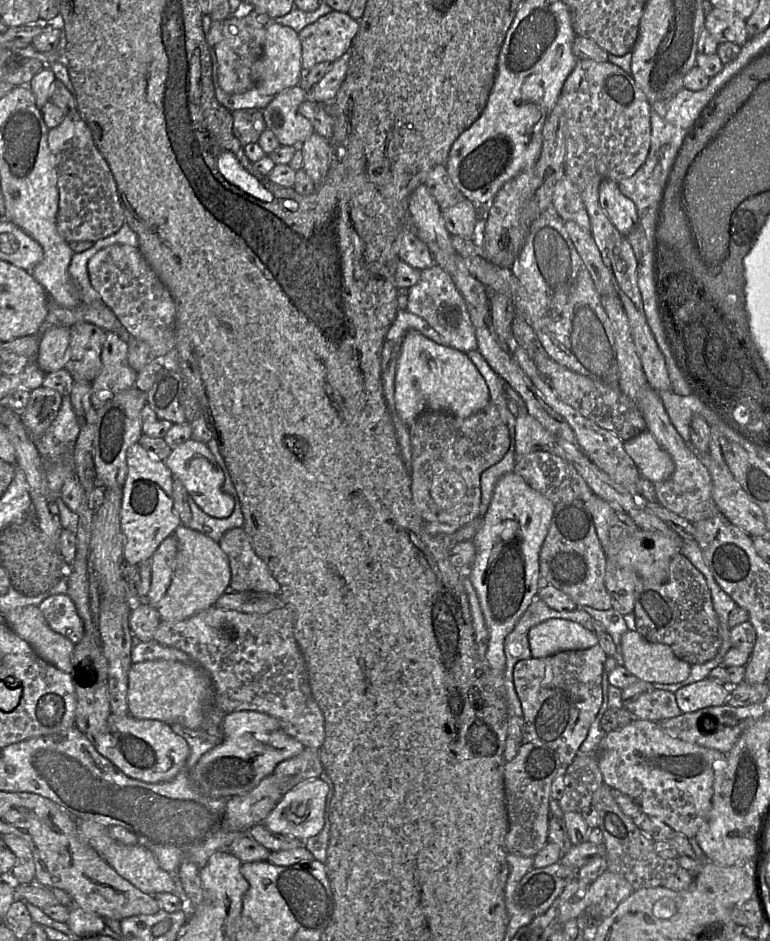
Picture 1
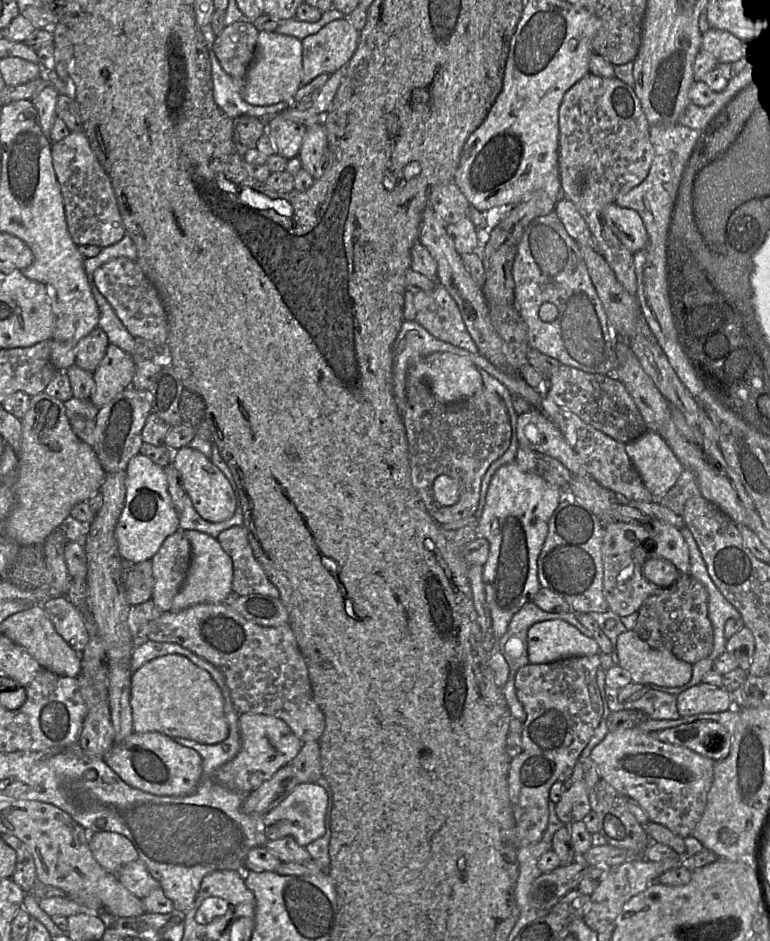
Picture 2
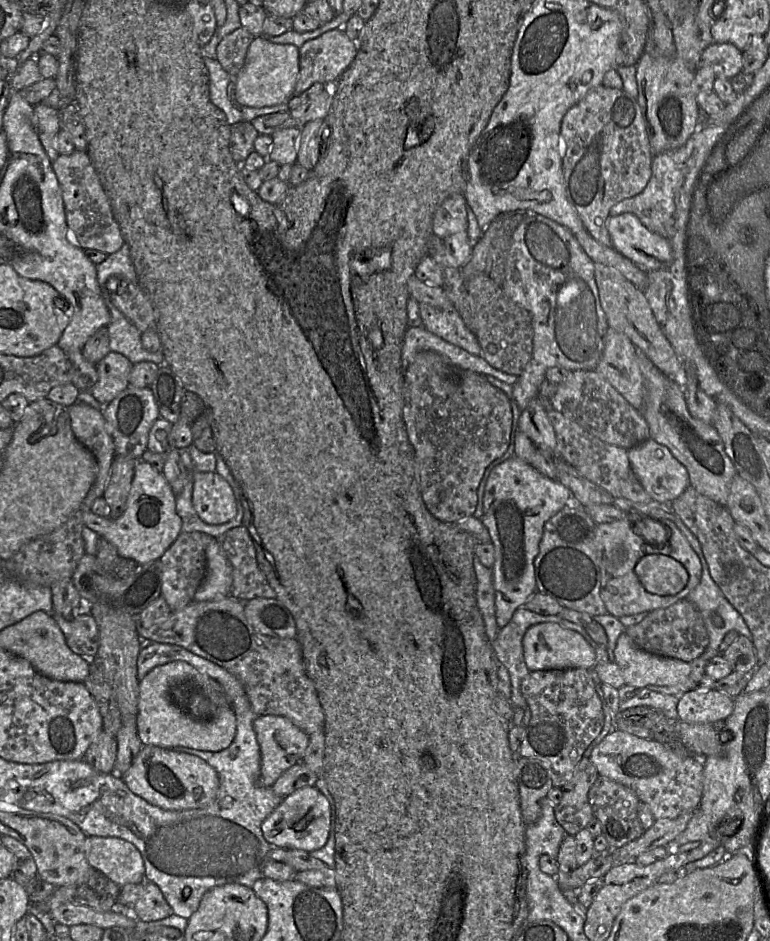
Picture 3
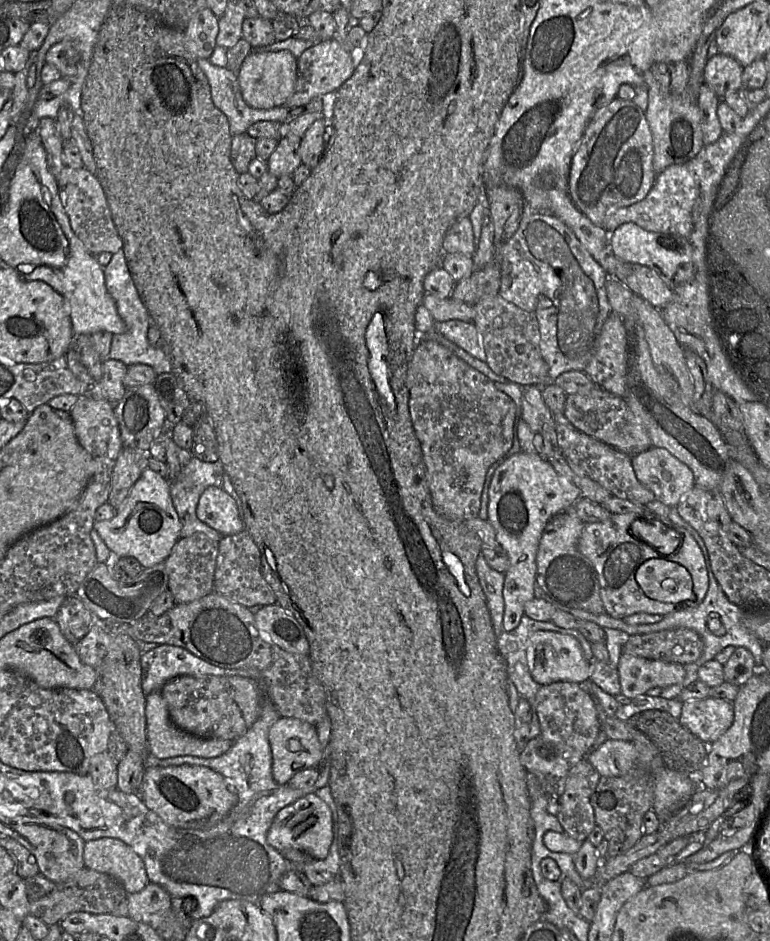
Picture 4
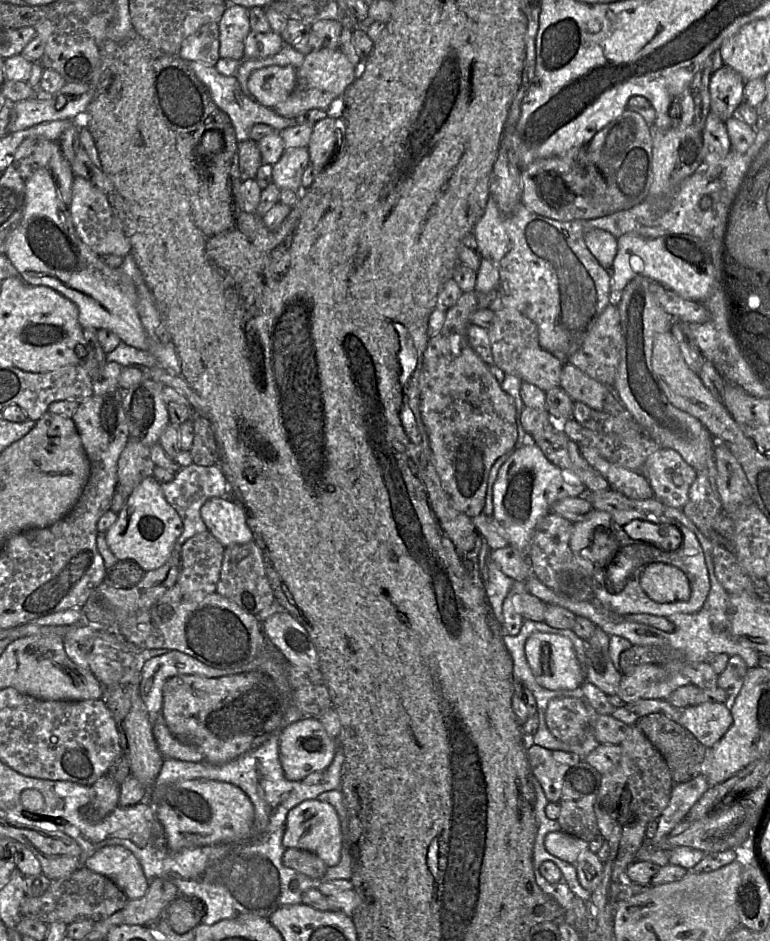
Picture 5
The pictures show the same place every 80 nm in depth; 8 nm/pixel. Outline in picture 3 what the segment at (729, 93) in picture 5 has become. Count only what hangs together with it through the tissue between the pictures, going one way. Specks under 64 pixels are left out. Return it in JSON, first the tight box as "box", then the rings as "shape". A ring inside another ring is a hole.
{"box":[701,42,742,79],"shape":[[[714,42],[702,51],[701,65],[710,66],[715,78],[732,79],[742,70],[742,53],[733,44]]]}

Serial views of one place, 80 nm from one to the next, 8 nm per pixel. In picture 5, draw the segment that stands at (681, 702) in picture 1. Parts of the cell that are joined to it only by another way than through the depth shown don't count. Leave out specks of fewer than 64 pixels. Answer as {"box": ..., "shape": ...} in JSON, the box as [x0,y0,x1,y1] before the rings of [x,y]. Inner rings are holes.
{"box":[678,702,733,749],"shape":[[[705,702],[681,710],[678,721],[710,749],[733,723],[730,703]]]}

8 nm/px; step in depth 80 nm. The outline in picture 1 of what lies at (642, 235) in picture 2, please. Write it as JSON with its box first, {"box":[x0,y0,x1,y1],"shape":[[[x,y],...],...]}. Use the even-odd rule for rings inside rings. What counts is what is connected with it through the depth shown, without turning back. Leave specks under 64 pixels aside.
{"box":[599,179,638,236],"shape":[[[604,179],[599,186],[599,204],[619,233],[627,236],[637,224],[638,213],[634,203],[624,196],[618,183]]]}

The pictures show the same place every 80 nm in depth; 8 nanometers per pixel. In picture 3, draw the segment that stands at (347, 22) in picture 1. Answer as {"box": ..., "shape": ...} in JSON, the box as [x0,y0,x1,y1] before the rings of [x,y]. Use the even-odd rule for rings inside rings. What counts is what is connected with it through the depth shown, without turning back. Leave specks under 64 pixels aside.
{"box":[293,28,357,95],"shape":[[[343,28],[331,29],[317,38],[306,41],[299,49],[299,75],[293,95],[299,95],[314,83],[337,82],[351,65],[357,53],[357,43],[351,40]]]}

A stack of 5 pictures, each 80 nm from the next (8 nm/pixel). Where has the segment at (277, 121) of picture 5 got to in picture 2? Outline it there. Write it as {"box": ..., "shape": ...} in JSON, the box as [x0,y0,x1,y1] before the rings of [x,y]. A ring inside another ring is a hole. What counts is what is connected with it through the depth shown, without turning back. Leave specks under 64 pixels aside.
{"box":[209,50,292,119],"shape":[[[214,50],[209,51],[212,68],[213,96],[218,107],[231,119],[242,115],[268,119],[291,108],[292,102],[280,102],[269,106],[255,106],[242,98],[244,82],[234,80],[222,68]]]}

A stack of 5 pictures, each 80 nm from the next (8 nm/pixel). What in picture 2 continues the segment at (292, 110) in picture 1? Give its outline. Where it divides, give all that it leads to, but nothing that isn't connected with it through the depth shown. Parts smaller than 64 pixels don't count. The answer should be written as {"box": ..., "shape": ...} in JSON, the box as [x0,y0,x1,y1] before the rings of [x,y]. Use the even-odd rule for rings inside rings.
{"box":[266,114,307,160],"shape":[[[281,114],[273,115],[266,121],[268,134],[271,136],[276,154],[290,160],[299,155],[307,127],[286,120]]]}

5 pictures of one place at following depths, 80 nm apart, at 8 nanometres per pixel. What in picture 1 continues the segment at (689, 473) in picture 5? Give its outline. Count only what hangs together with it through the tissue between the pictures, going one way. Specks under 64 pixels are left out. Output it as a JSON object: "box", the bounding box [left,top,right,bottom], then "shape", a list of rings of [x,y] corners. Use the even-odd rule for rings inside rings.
{"box":[624,431,675,484],"shape":[[[650,431],[624,442],[624,449],[641,476],[653,484],[668,479],[675,470],[673,459],[660,447]]]}

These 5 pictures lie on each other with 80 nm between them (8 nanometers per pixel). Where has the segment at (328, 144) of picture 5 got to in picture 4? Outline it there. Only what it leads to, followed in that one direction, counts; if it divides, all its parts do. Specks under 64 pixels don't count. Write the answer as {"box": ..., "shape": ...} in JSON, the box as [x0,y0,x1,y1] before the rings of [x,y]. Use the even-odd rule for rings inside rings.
{"box":[299,119,333,169],"shape":[[[318,119],[309,126],[299,144],[302,164],[313,169],[319,163],[333,132],[330,119]]]}

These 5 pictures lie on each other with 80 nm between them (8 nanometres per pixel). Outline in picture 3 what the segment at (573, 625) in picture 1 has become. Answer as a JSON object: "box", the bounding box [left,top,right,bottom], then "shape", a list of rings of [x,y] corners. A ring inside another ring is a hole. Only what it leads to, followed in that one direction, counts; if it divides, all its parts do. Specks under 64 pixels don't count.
{"box":[523,622,596,671],"shape":[[[546,622],[531,626],[523,638],[523,651],[529,671],[593,669],[596,664],[595,645],[587,642],[578,632],[563,628],[557,623]]]}

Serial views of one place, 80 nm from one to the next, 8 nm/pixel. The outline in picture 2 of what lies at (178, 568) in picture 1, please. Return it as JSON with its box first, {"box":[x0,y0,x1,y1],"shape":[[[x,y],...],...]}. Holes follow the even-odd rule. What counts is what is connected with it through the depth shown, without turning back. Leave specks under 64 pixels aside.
{"box":[170,530,233,612],"shape":[[[182,530],[191,546],[191,564],[187,576],[174,597],[170,612],[179,612],[198,604],[220,604],[232,596],[233,565],[218,540],[196,530]]]}

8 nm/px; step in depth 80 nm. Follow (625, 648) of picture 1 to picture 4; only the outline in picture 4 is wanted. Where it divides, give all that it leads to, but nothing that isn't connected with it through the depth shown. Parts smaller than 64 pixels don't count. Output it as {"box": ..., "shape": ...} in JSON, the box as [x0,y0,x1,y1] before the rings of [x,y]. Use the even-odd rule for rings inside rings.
{"box":[617,653,686,699],"shape":[[[622,653],[617,665],[621,693],[633,699],[653,687],[681,683],[686,676],[684,665],[647,659]]]}

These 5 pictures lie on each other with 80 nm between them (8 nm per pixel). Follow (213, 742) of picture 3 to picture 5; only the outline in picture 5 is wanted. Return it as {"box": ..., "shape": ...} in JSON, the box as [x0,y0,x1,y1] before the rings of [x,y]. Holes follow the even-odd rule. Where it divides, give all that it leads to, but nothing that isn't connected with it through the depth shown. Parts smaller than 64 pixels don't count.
{"box":[152,715,204,762],"shape":[[[162,715],[152,723],[152,732],[164,759],[178,759],[191,762],[204,760],[201,752],[193,746],[181,742],[171,733]]]}

